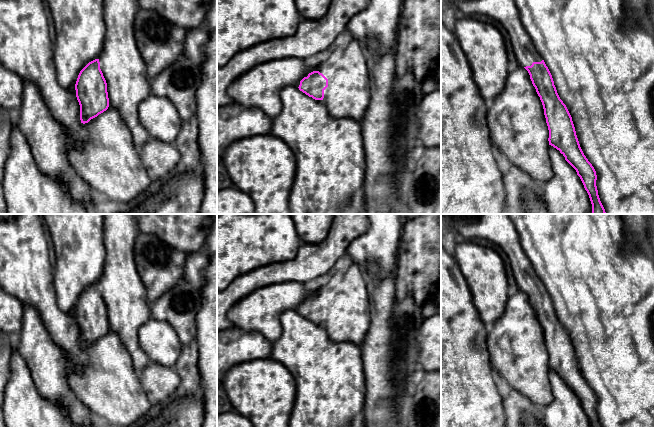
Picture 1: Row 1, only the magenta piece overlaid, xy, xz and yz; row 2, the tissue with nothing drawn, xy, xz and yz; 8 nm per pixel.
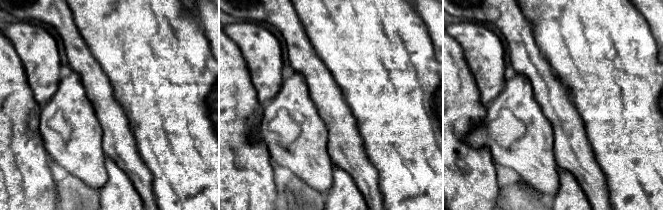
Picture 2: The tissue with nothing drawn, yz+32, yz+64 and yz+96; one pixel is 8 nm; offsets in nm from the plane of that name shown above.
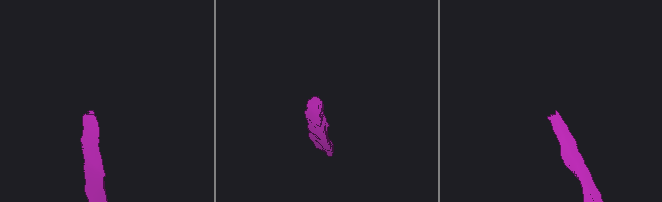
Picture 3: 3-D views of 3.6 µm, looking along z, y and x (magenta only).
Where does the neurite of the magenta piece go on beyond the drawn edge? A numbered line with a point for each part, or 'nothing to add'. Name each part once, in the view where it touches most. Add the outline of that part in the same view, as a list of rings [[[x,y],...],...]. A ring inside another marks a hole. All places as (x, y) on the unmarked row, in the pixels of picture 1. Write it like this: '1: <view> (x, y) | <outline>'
1: xy (125, 296) | [[[104,214],[103,232],[106,255],[98,283],[107,307],[109,330],[118,335],[138,373],[150,362],[140,347],[138,332],[151,318],[151,312],[134,259],[139,232],[136,214]]]

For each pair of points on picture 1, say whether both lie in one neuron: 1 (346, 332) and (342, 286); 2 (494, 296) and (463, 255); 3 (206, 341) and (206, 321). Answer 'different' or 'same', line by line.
1: same
2: same
3: same

